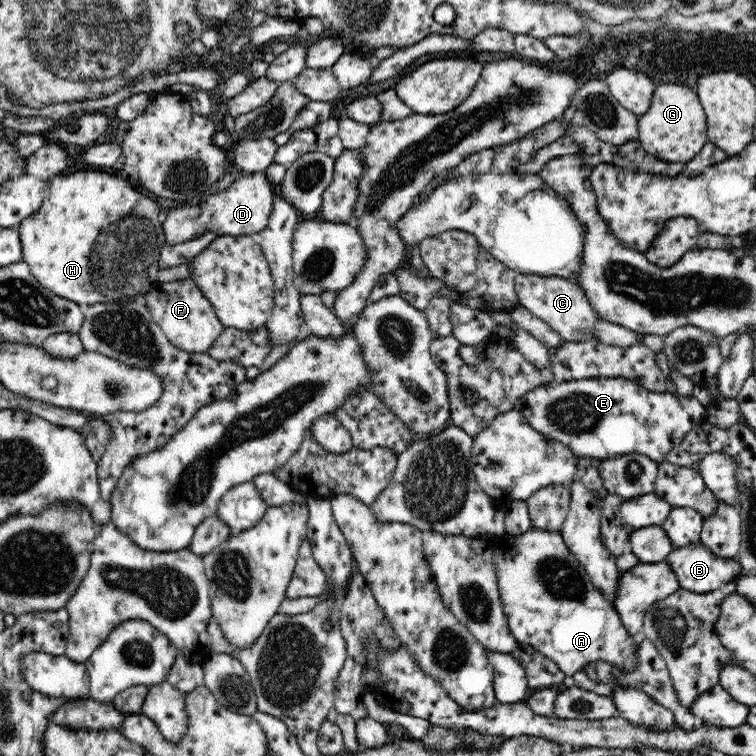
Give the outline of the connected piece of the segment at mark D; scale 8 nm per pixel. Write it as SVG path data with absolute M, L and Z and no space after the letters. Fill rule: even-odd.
M264 172L243 173L226 190L210 194L206 202L191 207L172 207L163 223L165 242L169 245L177 245L196 240L206 233L216 233L216 236L253 236L266 229L273 209L274 195L275 186L266 179Z

